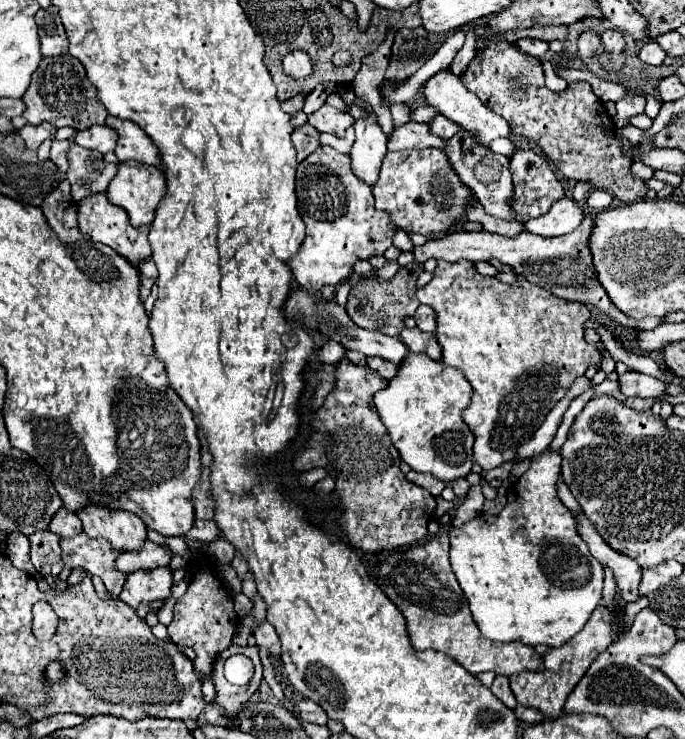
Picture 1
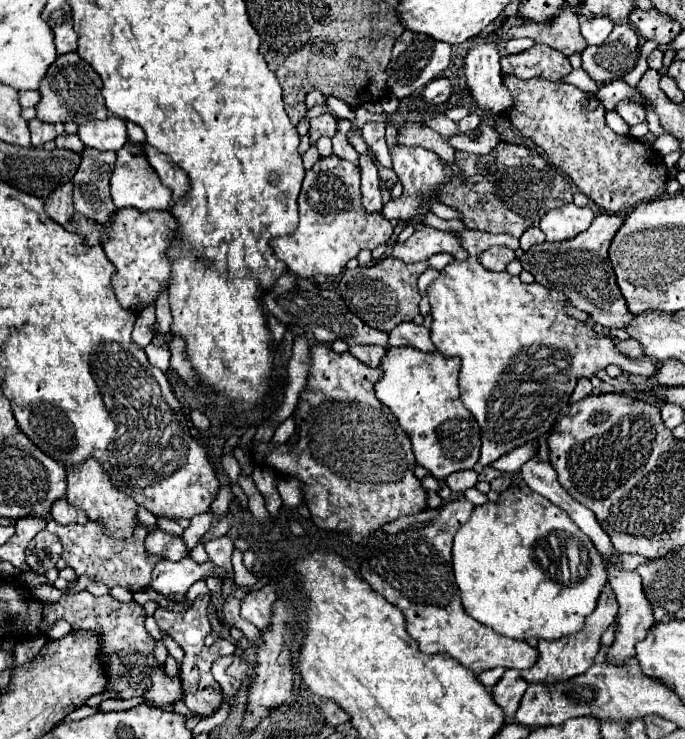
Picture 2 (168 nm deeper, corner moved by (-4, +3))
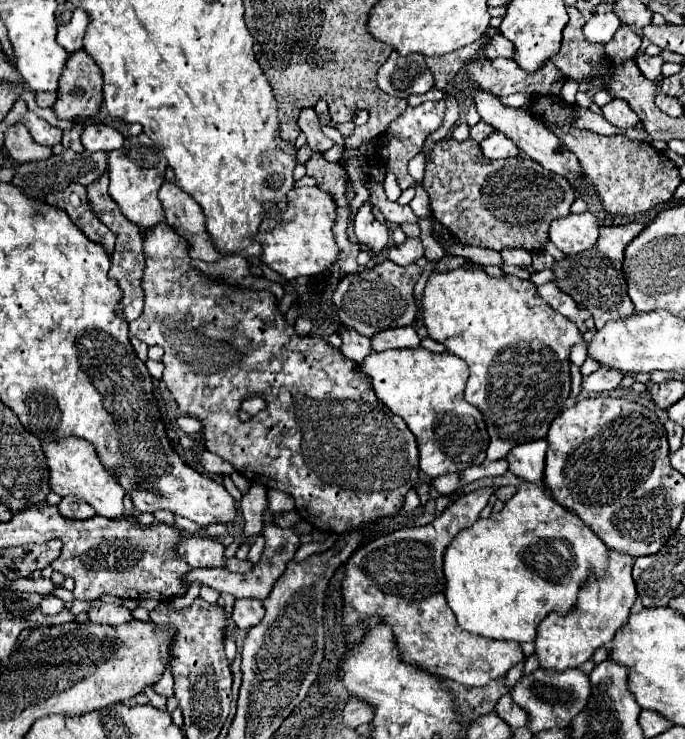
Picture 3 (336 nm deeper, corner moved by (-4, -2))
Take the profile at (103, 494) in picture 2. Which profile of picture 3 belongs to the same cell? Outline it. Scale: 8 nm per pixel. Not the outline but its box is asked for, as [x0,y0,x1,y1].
[42,437,124,519]

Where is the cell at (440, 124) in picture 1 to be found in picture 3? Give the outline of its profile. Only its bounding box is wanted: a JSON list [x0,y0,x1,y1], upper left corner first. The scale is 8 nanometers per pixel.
[470,121,496,141]

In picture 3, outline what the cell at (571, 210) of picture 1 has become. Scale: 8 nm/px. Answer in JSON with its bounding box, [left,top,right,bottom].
[550,211,598,255]

